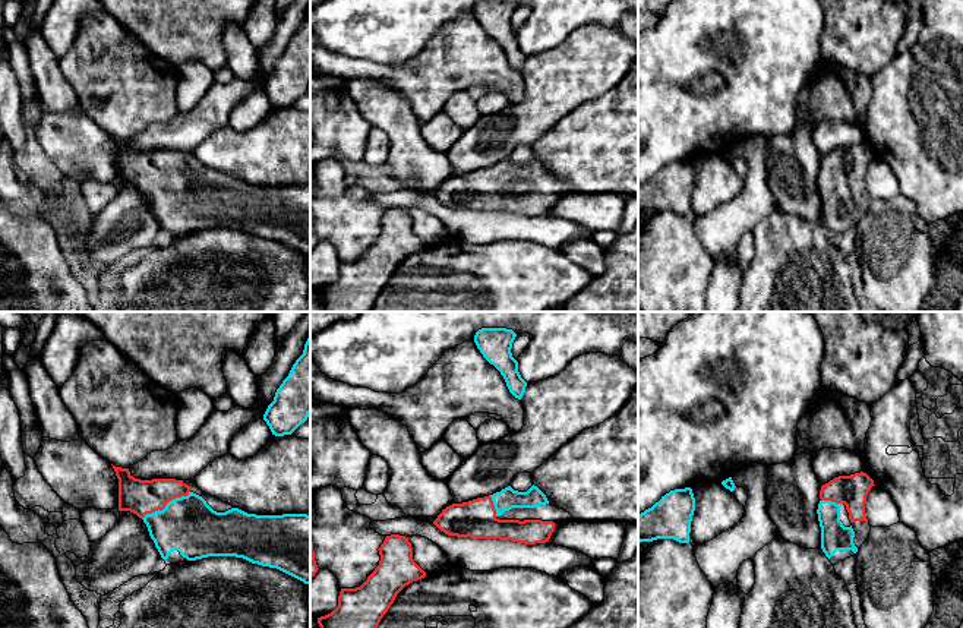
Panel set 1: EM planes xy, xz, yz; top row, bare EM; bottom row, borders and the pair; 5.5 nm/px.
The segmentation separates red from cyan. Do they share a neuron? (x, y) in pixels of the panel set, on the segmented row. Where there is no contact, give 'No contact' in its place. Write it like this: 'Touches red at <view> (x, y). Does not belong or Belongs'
Touches red at xy (166, 504). Belongs

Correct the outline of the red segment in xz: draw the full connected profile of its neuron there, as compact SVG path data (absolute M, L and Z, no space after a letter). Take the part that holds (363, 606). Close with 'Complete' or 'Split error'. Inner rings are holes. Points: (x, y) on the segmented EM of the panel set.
M386 536L381 547L379 565L356 588L341 588L338 606L318 618L321 628L378 628L397 594L426 572L414 562L408 537Z. Complete

